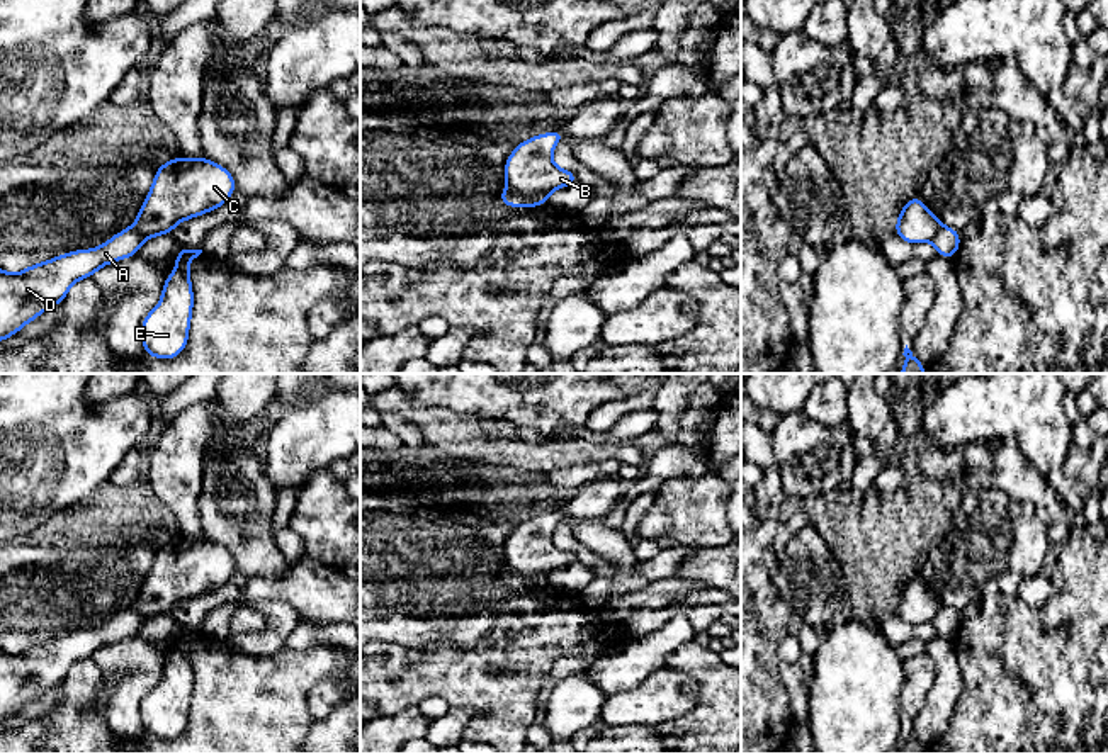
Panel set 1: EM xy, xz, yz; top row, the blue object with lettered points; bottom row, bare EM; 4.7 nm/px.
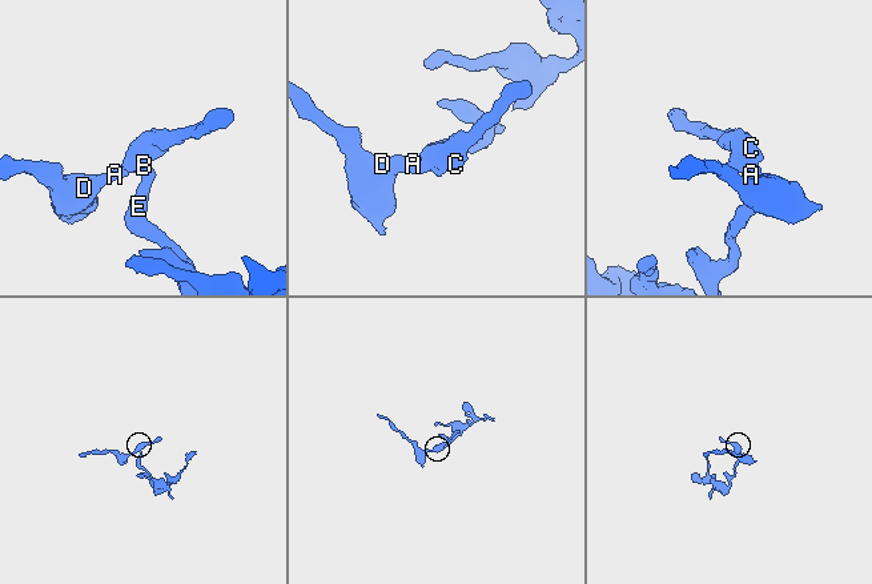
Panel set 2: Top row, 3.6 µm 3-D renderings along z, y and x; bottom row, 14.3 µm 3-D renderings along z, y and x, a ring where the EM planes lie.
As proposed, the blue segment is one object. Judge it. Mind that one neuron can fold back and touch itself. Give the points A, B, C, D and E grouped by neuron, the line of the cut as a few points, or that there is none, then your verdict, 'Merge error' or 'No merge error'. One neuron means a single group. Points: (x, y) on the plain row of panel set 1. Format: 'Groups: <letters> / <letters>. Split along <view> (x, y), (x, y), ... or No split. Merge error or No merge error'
Groups: A D / B C E. Split along xz (508, 564), (527, 586). Merge error

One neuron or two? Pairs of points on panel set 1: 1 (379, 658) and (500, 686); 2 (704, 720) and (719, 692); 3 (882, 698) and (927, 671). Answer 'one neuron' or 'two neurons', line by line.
1: one neuron
2: one neuron
3: two neurons

